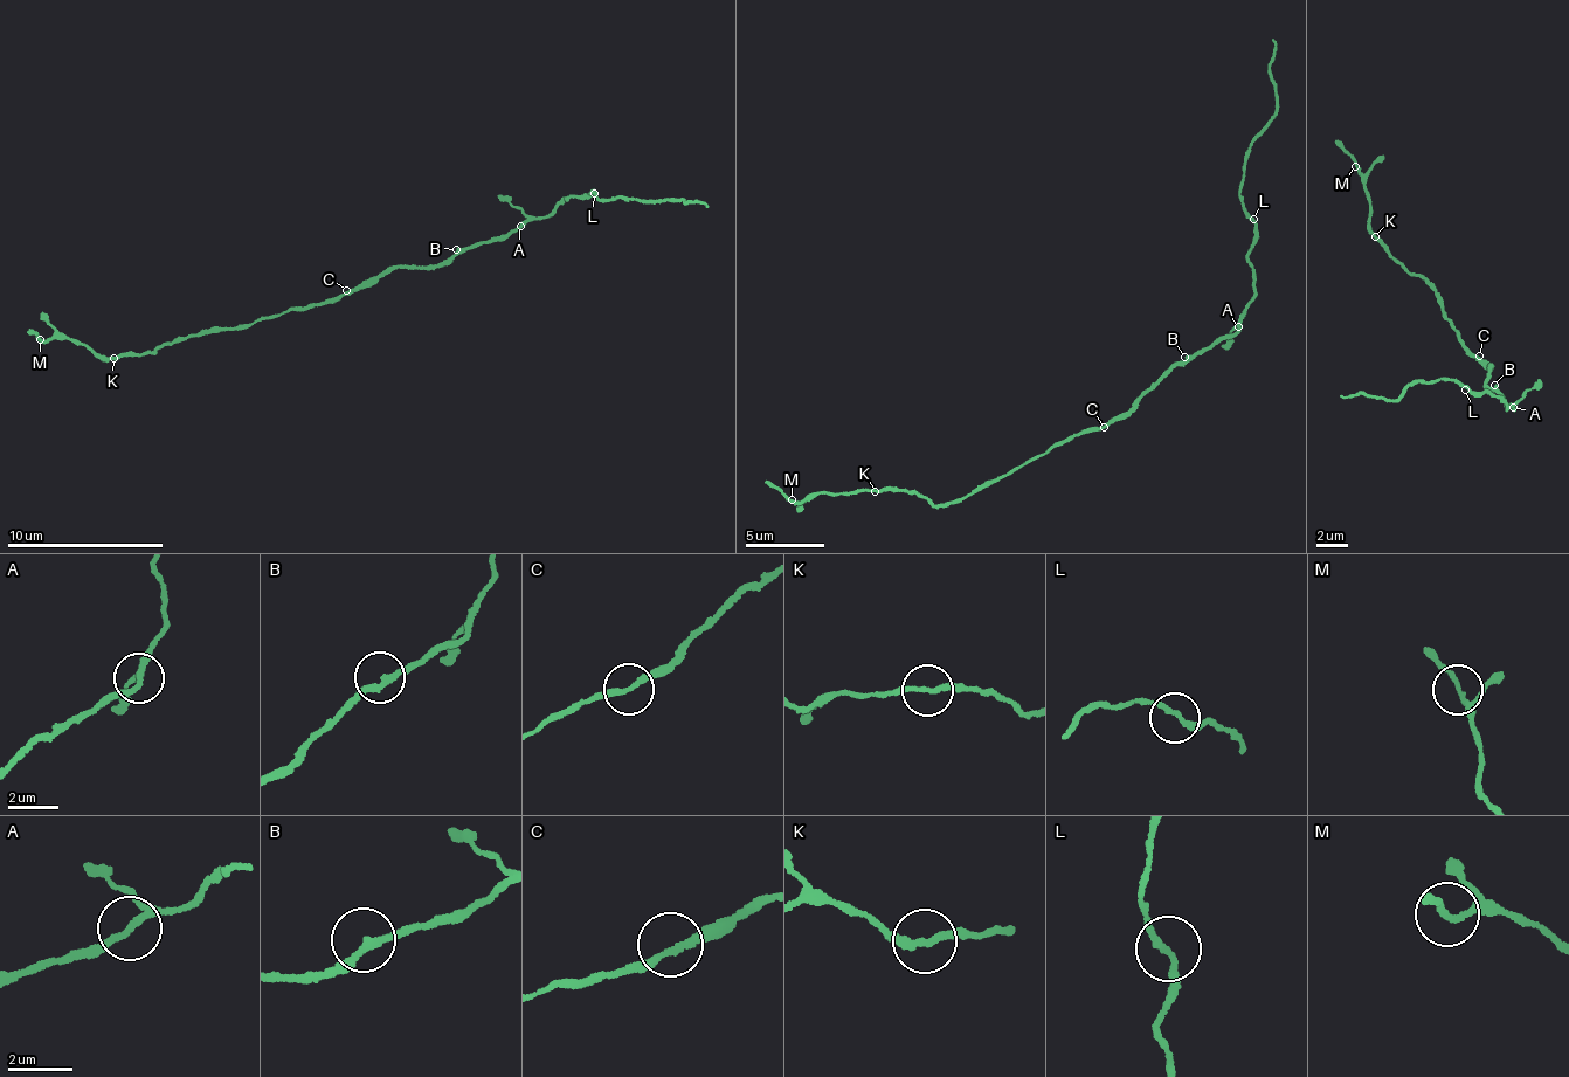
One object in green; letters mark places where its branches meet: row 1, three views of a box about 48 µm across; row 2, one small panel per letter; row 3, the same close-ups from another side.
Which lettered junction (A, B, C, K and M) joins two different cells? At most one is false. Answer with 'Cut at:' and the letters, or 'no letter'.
Cut at: A

